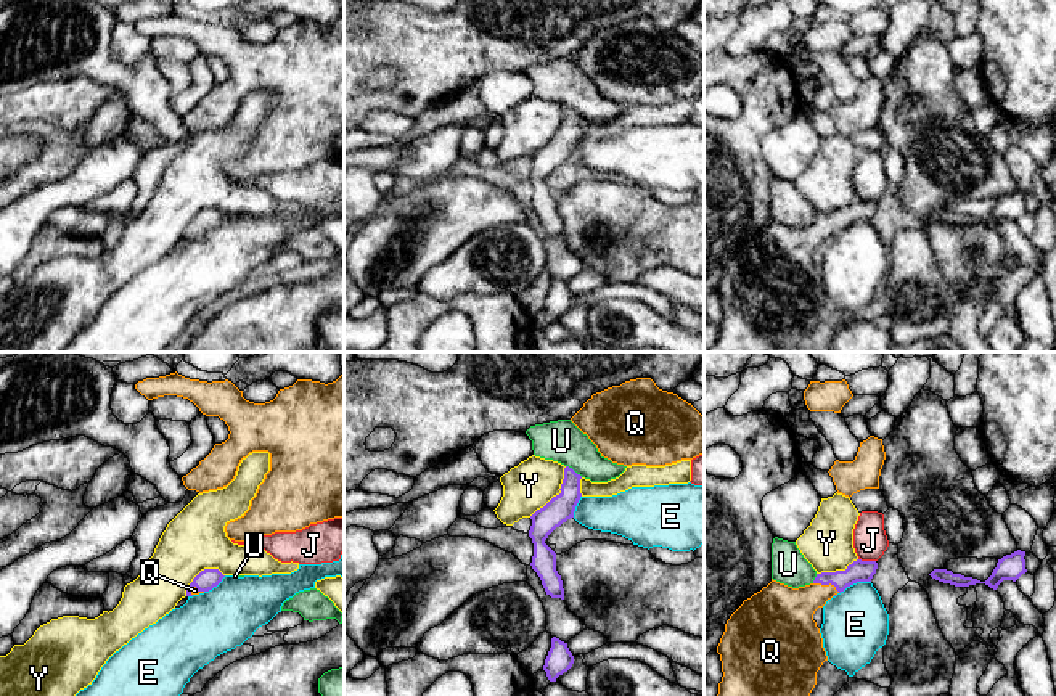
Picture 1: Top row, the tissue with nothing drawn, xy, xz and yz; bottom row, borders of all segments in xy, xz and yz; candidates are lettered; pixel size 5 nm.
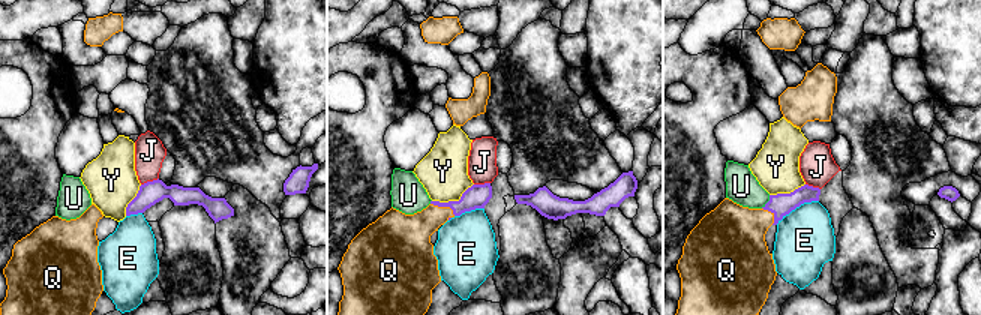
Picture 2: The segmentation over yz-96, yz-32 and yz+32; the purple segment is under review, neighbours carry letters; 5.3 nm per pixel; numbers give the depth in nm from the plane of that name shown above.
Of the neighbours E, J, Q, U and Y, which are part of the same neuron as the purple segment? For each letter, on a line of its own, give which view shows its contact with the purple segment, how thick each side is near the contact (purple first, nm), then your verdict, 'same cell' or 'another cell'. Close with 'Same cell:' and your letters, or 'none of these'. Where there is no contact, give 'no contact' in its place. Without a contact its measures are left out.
E: contact in yz; calibres 110 and 340 nm; another cell
J: contact in yz; calibres 110 and 170 nm; another cell
Q: contact in yz; calibres 110 and 260 nm; same cell
U: contact in xz; calibres 140 and 220 nm; another cell
Y: contact in xz; calibres 140 and 240 nm; another cell
Same cell: Q

